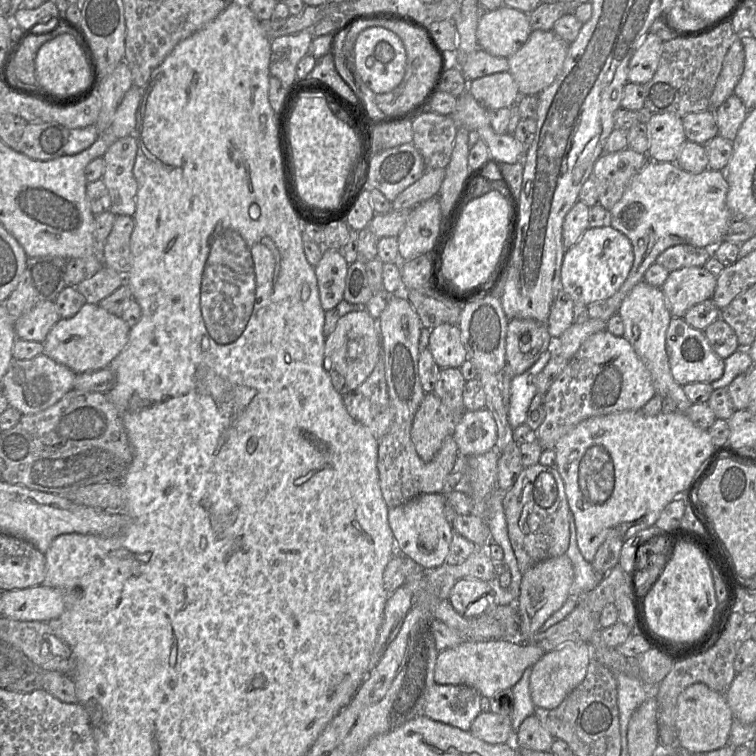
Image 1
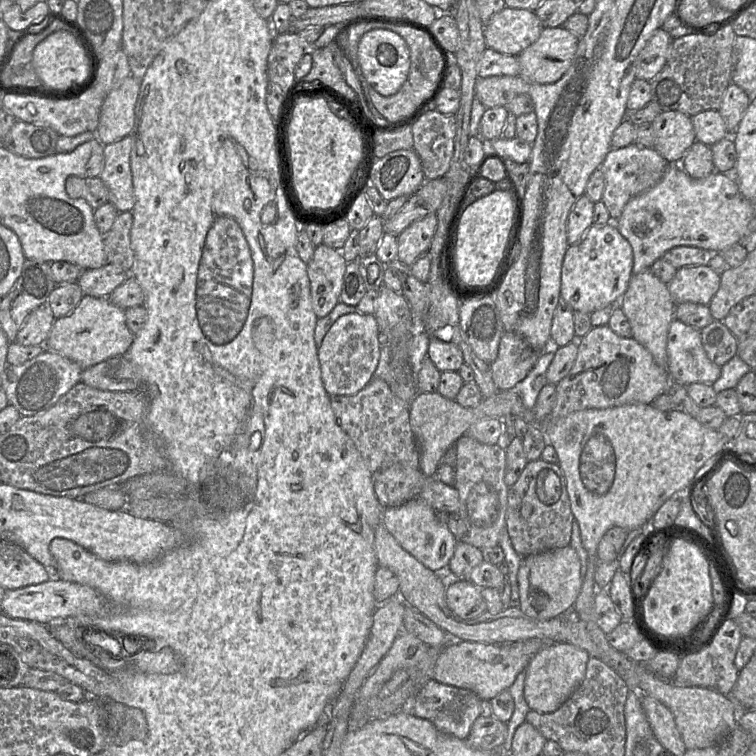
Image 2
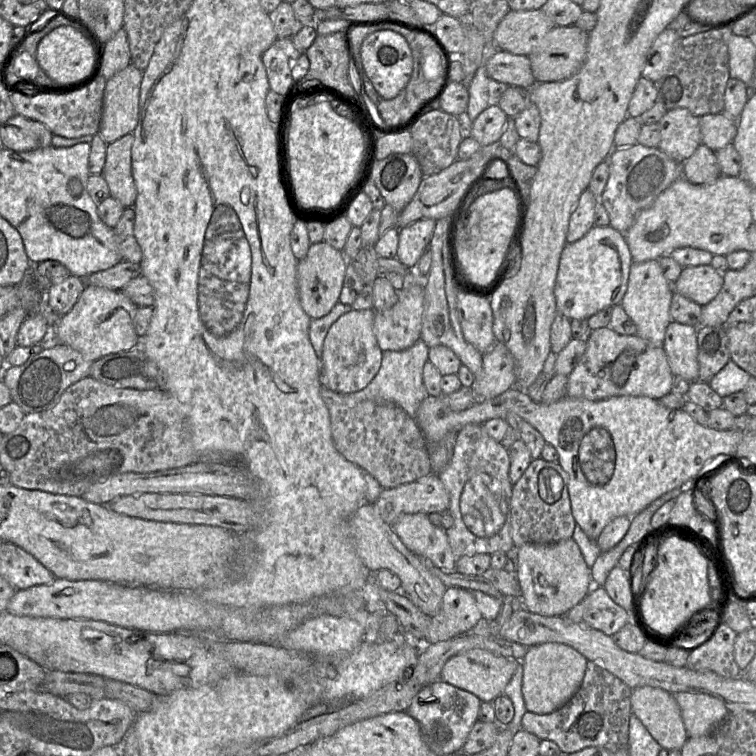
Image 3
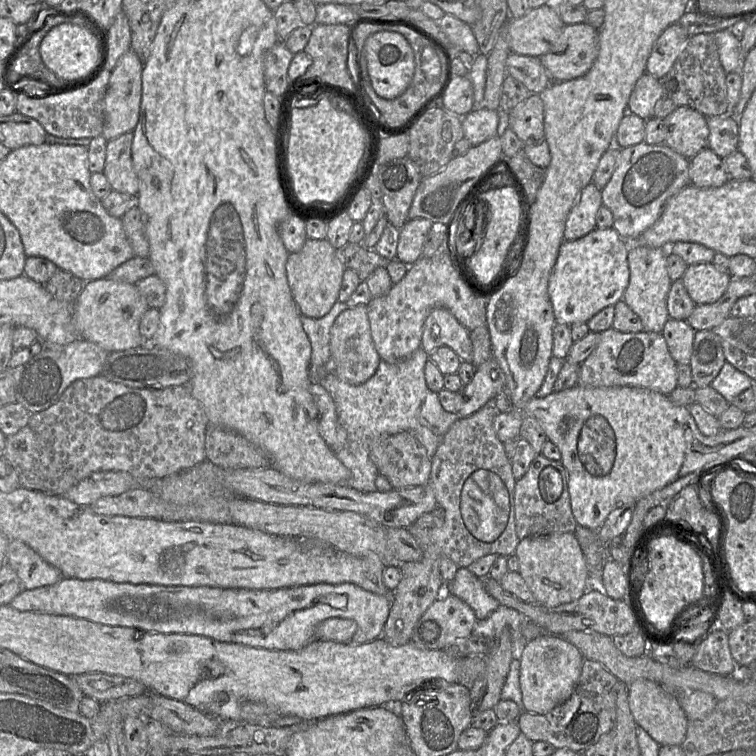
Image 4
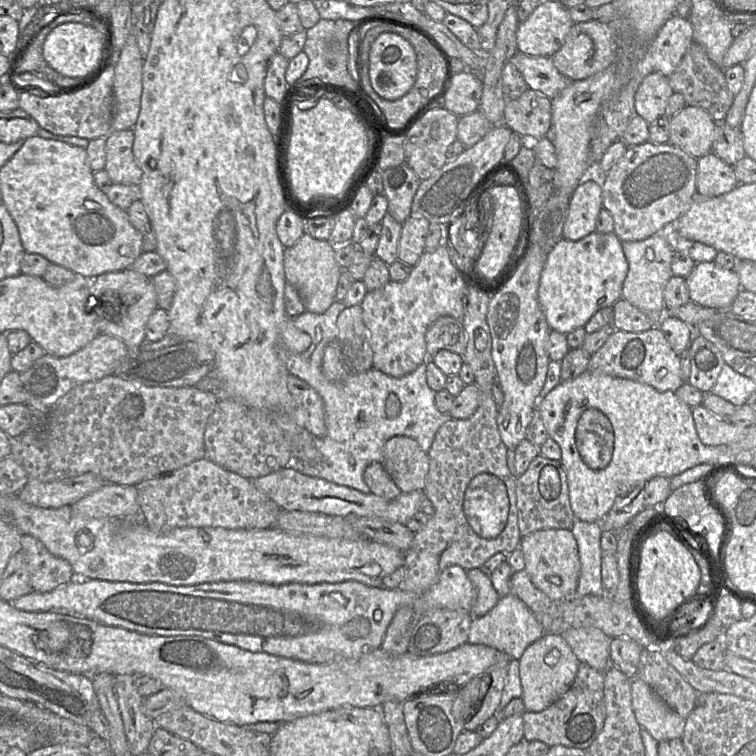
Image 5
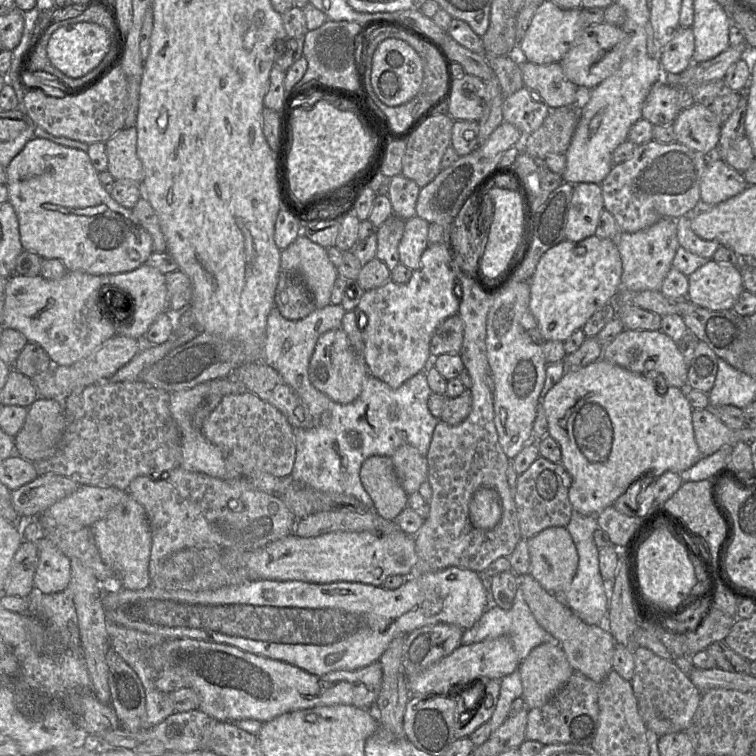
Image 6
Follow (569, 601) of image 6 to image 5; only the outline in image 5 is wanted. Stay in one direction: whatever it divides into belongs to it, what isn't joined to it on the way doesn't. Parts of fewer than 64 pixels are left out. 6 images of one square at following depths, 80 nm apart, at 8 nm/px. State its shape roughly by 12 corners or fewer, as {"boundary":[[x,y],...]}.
{"boundary":[[575,517],[581,564],[574,596],[607,596],[601,522]]}

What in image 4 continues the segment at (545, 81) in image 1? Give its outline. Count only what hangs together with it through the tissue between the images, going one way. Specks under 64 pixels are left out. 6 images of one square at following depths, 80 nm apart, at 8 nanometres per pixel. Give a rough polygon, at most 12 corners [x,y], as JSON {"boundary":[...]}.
{"boundary":[[565,25],[540,61],[552,82],[585,75],[598,30]]}

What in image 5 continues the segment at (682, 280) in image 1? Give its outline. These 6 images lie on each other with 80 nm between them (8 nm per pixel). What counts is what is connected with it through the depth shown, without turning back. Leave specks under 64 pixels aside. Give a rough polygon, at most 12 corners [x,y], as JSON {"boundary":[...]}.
{"boundary":[[697,263],[690,301],[730,309],[742,289],[736,271]]}

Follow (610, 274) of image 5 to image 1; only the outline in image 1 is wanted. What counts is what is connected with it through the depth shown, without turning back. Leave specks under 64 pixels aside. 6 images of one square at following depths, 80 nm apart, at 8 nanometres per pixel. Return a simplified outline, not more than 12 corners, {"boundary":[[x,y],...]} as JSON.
{"boundary":[[608,222],[565,253],[562,289],[586,306],[612,297],[633,266]]}

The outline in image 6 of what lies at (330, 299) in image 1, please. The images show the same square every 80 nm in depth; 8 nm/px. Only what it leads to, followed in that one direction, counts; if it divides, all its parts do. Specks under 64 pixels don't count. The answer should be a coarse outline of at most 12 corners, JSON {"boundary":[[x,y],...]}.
{"boundary":[[300,234],[281,251],[316,308],[330,304],[337,268],[326,248]]}

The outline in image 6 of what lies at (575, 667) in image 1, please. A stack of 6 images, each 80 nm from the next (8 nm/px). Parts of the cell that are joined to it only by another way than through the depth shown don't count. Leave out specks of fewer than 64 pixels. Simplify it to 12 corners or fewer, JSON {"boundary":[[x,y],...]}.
{"boundary":[[559,644],[520,663],[522,698],[546,704],[575,673]]}

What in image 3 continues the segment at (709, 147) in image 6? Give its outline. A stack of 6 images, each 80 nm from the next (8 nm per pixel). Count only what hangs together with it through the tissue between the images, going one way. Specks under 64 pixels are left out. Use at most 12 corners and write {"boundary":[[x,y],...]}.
{"boundary":[[686,108],[659,121],[658,148],[682,164],[702,144],[699,117]]}

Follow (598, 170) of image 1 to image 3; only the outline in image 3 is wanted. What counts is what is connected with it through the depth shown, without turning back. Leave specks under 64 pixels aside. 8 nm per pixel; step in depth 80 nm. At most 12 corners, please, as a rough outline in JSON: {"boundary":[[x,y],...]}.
{"boundary":[[639,143],[614,148],[599,200],[623,234],[682,176]]}

